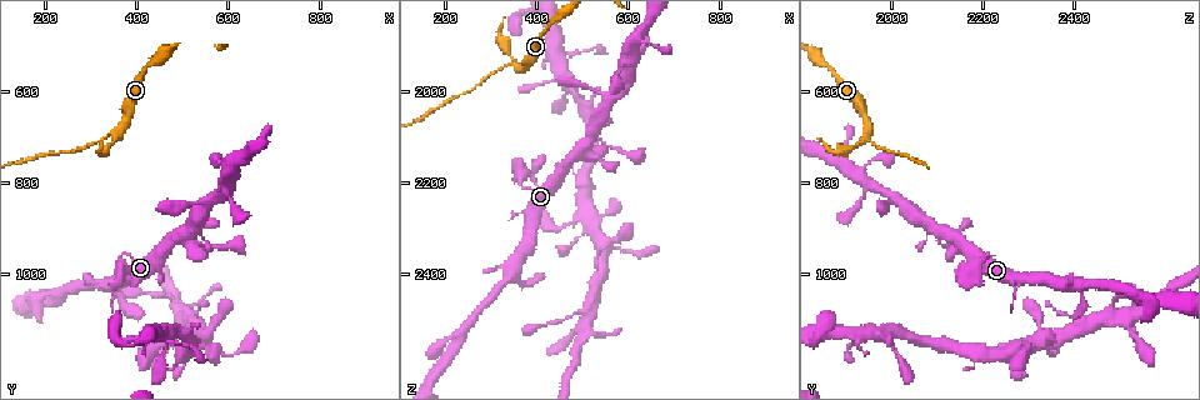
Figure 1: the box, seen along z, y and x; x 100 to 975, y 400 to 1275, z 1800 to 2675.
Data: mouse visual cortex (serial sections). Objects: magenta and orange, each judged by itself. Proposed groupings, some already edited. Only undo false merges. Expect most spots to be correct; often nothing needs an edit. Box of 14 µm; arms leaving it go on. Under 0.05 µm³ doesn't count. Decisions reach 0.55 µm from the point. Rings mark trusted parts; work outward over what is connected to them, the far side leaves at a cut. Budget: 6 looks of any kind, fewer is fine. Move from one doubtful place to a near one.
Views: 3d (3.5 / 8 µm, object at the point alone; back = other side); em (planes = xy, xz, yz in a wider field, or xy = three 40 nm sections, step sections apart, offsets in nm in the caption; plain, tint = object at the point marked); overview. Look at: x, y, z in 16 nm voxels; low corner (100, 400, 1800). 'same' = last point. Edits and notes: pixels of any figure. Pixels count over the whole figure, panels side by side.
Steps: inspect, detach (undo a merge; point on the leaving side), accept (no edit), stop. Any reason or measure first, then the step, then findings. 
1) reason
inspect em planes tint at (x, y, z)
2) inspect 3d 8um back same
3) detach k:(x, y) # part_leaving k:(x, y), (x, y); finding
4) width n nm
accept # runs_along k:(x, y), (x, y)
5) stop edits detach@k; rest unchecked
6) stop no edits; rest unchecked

inspect 3d 3.5um back at (505, 920, 2140)

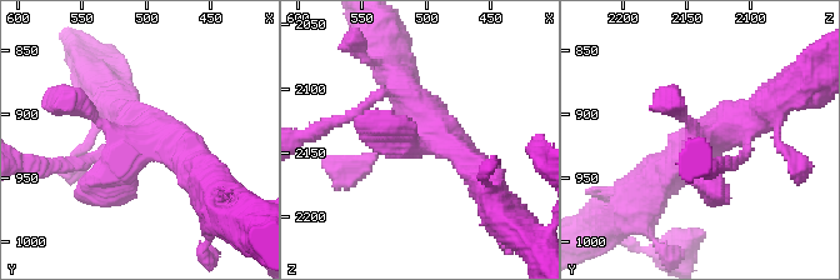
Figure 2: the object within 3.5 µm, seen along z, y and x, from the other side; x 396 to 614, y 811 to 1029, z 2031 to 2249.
accept # runs_along 2:(479, 173), (364, 121); continuous, no second cell

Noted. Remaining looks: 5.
thick turns thin
inspect 3d 3.5um at (570, 750, 1970)

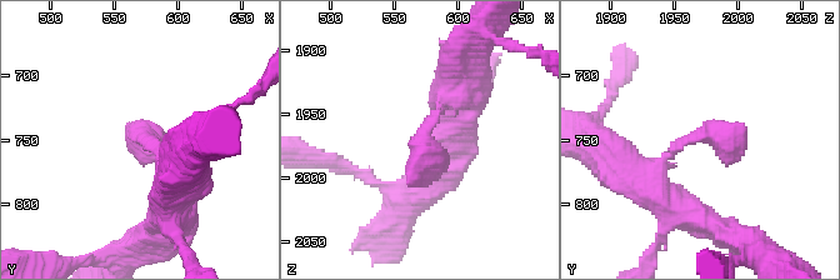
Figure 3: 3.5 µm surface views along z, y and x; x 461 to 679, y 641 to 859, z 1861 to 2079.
shape alone is not enough
inspect em planes tint at (572, 746, 1964)

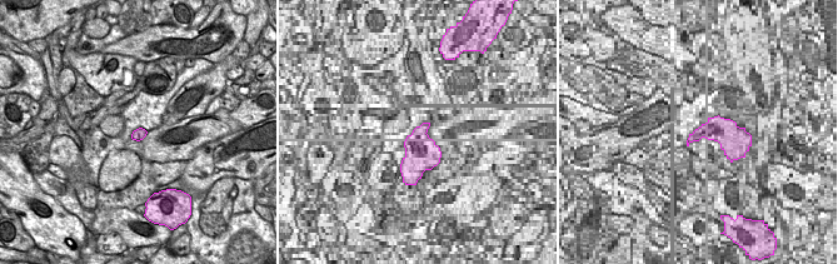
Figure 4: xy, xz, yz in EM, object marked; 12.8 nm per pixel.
accept # runs_along 3:(656, 193), (685, 139), (746, 128); continuous, no second cell

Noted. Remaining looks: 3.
thin neck
inspect em xy step 1 tint at (350, 695, 1950)

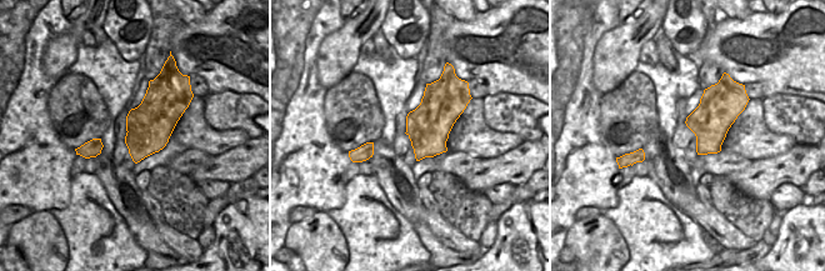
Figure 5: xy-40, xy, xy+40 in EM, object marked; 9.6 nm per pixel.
inspect 3d 3.5um back same

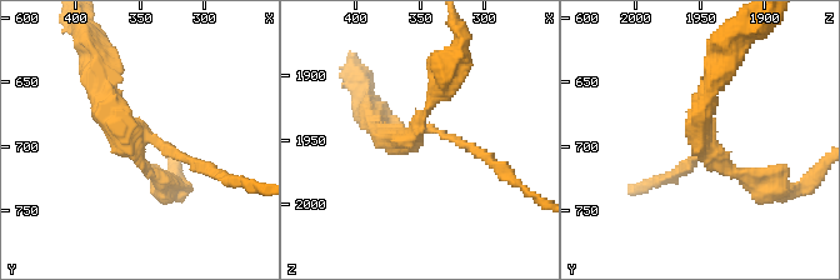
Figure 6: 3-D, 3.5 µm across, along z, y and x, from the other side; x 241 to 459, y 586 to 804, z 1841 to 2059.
arms 3
detach 6:(186, 159) # a second cell is stuck on

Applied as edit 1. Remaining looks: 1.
stop edits detach@6; rest unchecked

